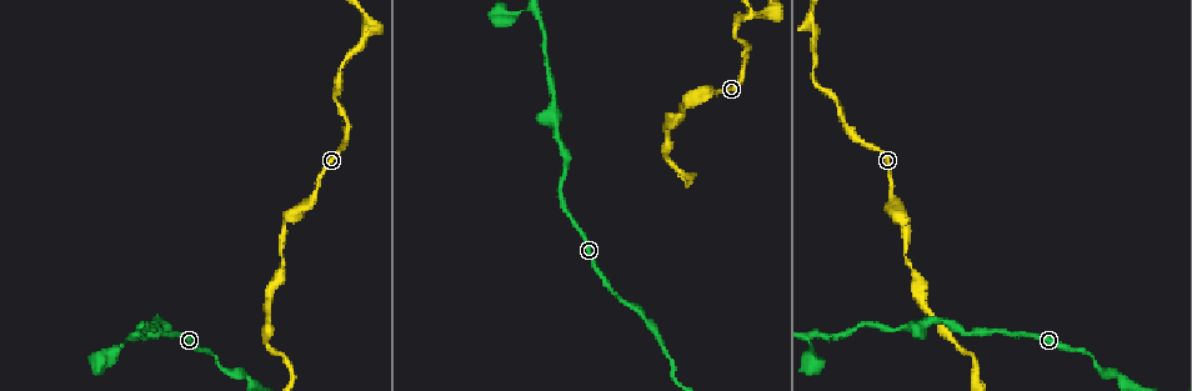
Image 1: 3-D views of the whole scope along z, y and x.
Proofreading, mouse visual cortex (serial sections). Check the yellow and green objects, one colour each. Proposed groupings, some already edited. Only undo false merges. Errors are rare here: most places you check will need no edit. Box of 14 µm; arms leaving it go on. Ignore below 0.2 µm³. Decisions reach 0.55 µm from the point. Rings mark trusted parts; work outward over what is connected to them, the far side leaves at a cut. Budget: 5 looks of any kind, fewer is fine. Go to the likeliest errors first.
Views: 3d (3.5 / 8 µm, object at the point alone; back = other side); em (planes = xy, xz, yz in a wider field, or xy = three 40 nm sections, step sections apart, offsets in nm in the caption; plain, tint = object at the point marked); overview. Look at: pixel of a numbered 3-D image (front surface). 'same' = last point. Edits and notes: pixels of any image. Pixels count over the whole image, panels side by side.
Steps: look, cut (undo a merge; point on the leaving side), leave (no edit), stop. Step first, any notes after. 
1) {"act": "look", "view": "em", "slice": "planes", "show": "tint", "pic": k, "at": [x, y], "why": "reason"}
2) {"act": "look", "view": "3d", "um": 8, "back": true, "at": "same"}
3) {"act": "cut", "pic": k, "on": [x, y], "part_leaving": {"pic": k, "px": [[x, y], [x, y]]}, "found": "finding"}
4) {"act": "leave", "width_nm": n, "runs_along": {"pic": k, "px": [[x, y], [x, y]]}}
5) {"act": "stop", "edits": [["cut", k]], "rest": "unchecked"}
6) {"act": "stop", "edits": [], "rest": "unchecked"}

{"act": "look", "view": "3d", "um": 3.5, "back": true, "pic": 1, "at": [808, 345], "why": "calibre changes"}

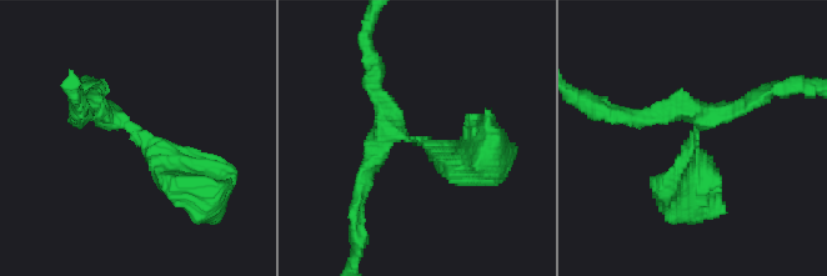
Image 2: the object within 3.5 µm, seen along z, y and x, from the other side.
{"act": "look", "view": "em", "slice": "xy", "step": 1, "show": "tint", "pic": 2, "at": [695, 130]}

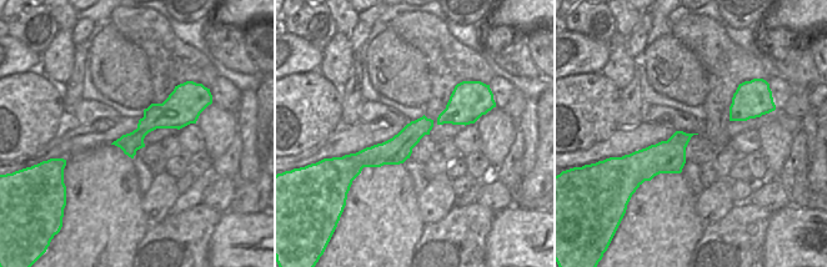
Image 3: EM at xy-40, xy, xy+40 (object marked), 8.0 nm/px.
{"act": "look", "view": "em", "slice": "xy", "step": 3, "show": "tint", "at": "same", "why": "another direction"}

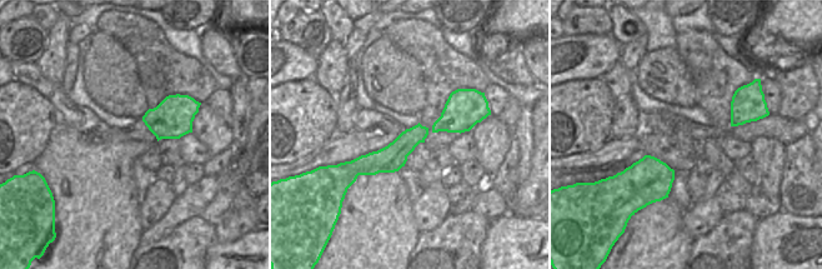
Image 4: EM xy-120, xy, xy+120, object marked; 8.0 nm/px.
{"act": "leave", "found": "one cell here"}

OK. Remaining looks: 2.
{"act": "look", "view": "3d", "um": 3.5, "back": true, "pic": 1, "at": [706, 95]}

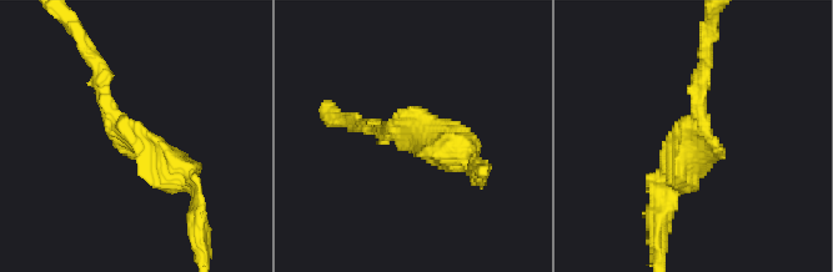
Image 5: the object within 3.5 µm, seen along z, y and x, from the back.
{"act": "look", "view": "em", "slice": "xy", "step": 2, "show": "tint", "pic": 5, "at": [413, 141]}

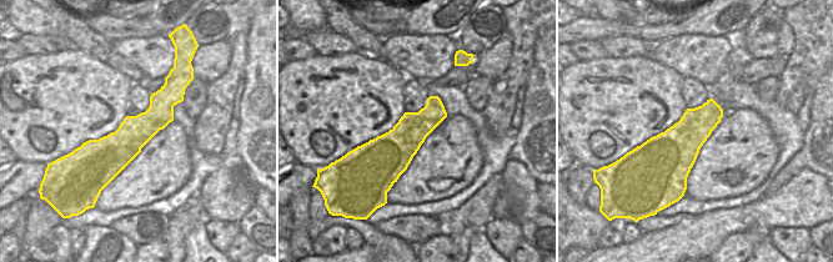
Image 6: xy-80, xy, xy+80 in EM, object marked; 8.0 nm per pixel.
{"act": "leave", "runs_along": {"pic": 6, "px": [[171, 76], [100, 184]]}, "found": "continuous, no second cell"}

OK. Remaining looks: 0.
{"act": "stop", "edits": [], "rest": "unchecked"}

